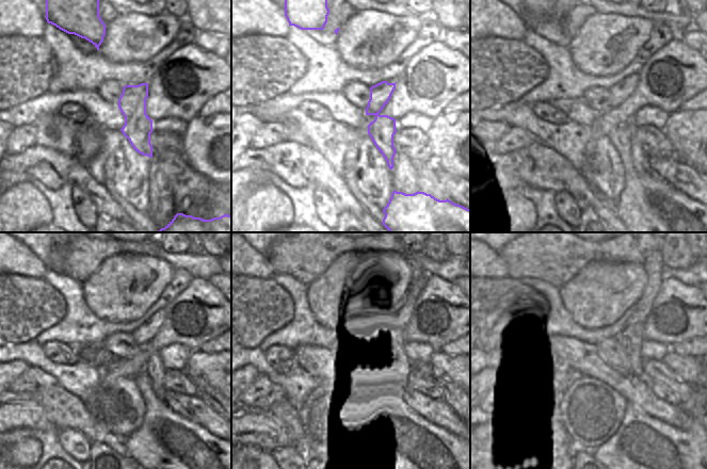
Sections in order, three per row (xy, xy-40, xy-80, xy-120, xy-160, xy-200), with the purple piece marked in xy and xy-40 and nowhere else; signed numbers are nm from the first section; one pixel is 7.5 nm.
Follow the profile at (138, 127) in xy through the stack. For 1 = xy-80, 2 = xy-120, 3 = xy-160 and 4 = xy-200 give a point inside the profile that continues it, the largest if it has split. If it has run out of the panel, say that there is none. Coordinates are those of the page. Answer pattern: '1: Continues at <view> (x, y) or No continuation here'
1: Continues at xy-80 (652, 210)
2: Continues at xy-120 (167, 449)
3: Continues at xy-160 (406, 449)
4: Continues at xy-200 (643, 449)

